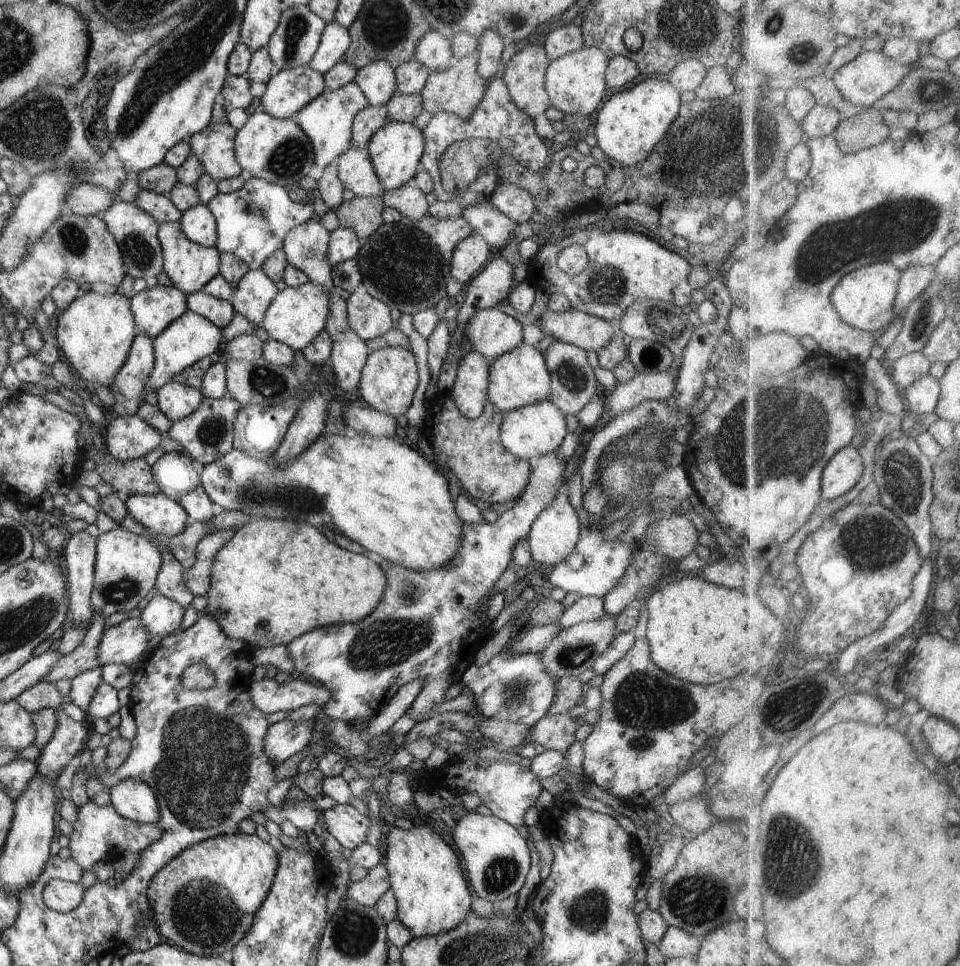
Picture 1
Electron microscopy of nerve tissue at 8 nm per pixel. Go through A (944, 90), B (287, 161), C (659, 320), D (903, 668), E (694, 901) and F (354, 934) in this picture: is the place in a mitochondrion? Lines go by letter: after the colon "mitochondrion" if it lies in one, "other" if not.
A: other
B: mitochondrion
C: mitochondrion
D: other
E: mitochondrion
F: mitochondrion

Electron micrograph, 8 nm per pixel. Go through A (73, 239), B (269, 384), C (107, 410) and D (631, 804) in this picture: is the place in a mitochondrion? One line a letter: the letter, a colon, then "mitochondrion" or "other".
A: mitochondrion
B: mitochondrion
C: other
D: other

